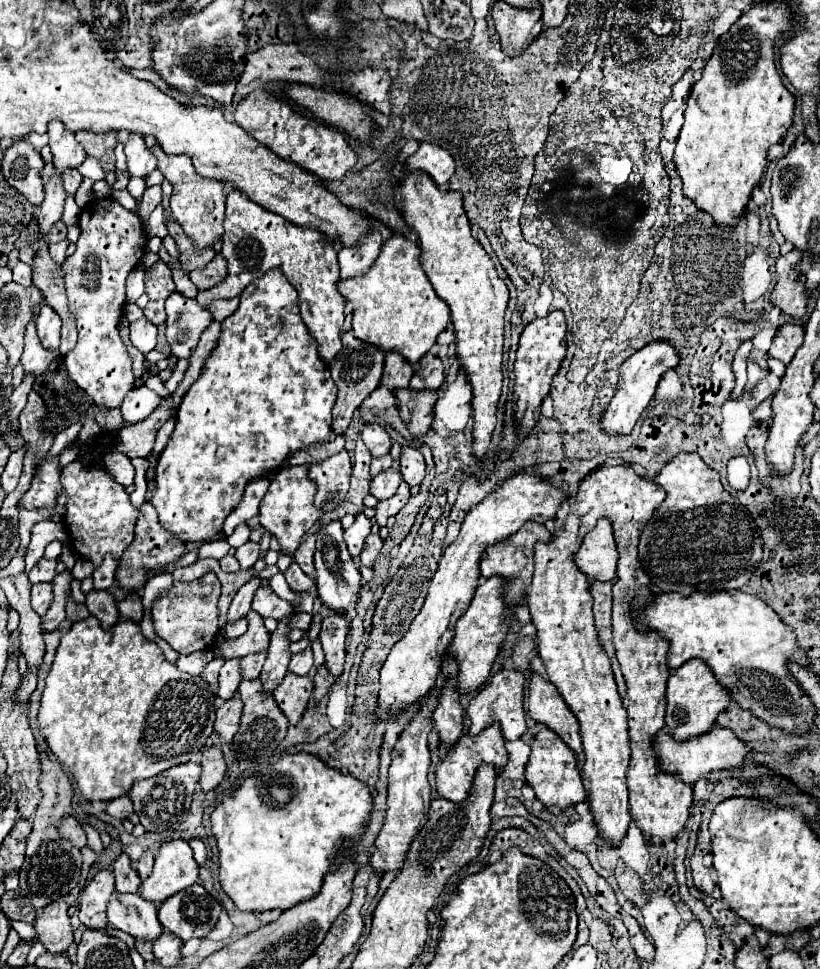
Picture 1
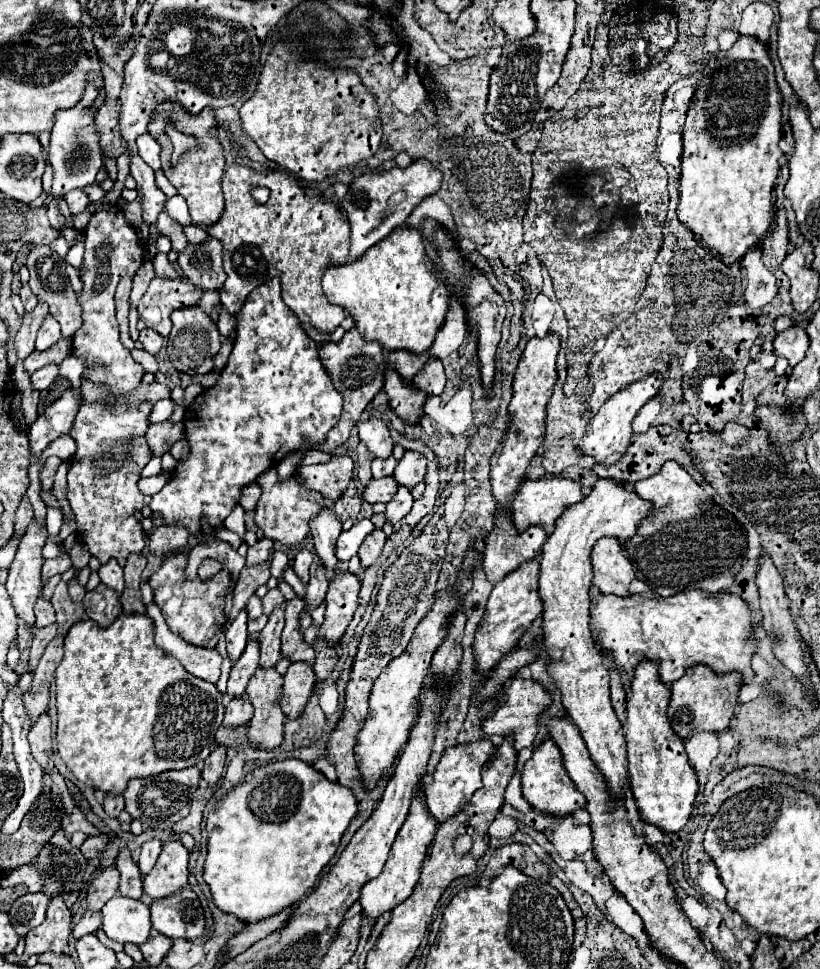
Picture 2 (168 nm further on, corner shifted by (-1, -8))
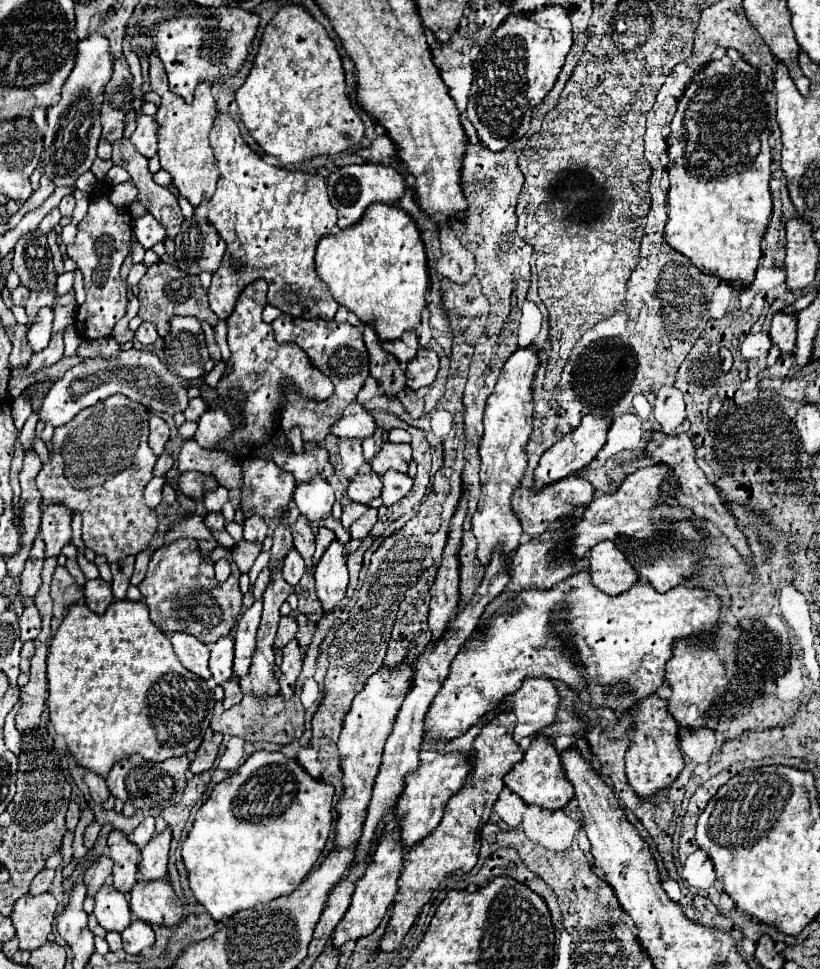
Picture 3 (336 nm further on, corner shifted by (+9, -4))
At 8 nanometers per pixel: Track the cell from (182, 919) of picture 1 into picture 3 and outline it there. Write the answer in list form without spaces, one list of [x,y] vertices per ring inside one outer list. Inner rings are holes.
[[[166,880],[136,882],[130,890],[130,910],[150,926],[176,926],[182,920],[182,902]]]

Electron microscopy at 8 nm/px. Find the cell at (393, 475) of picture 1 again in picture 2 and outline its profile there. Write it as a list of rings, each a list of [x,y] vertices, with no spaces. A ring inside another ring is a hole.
[[[392,476],[380,478],[380,480],[370,480],[366,490],[364,490],[364,500],[374,504],[374,502],[390,502],[398,492],[398,484]]]

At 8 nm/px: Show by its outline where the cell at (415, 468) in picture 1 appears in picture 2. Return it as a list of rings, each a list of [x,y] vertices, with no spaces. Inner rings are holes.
[[[406,450],[402,460],[396,466],[394,480],[400,486],[406,486],[406,488],[412,490],[418,482],[424,480],[424,474],[426,474],[426,460],[424,460],[424,456],[420,452]]]

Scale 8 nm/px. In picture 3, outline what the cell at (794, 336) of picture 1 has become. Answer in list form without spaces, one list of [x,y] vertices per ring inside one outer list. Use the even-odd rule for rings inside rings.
[[[776,312],[770,326],[770,338],[782,354],[792,354],[796,348],[796,314]]]

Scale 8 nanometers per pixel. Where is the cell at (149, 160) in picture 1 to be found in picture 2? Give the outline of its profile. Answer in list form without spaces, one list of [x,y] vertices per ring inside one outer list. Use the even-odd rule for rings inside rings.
[[[142,134],[142,136],[138,136],[136,146],[138,146],[138,152],[140,152],[142,160],[144,160],[154,172],[160,170],[160,146],[158,146],[158,142],[156,142],[150,134]]]

